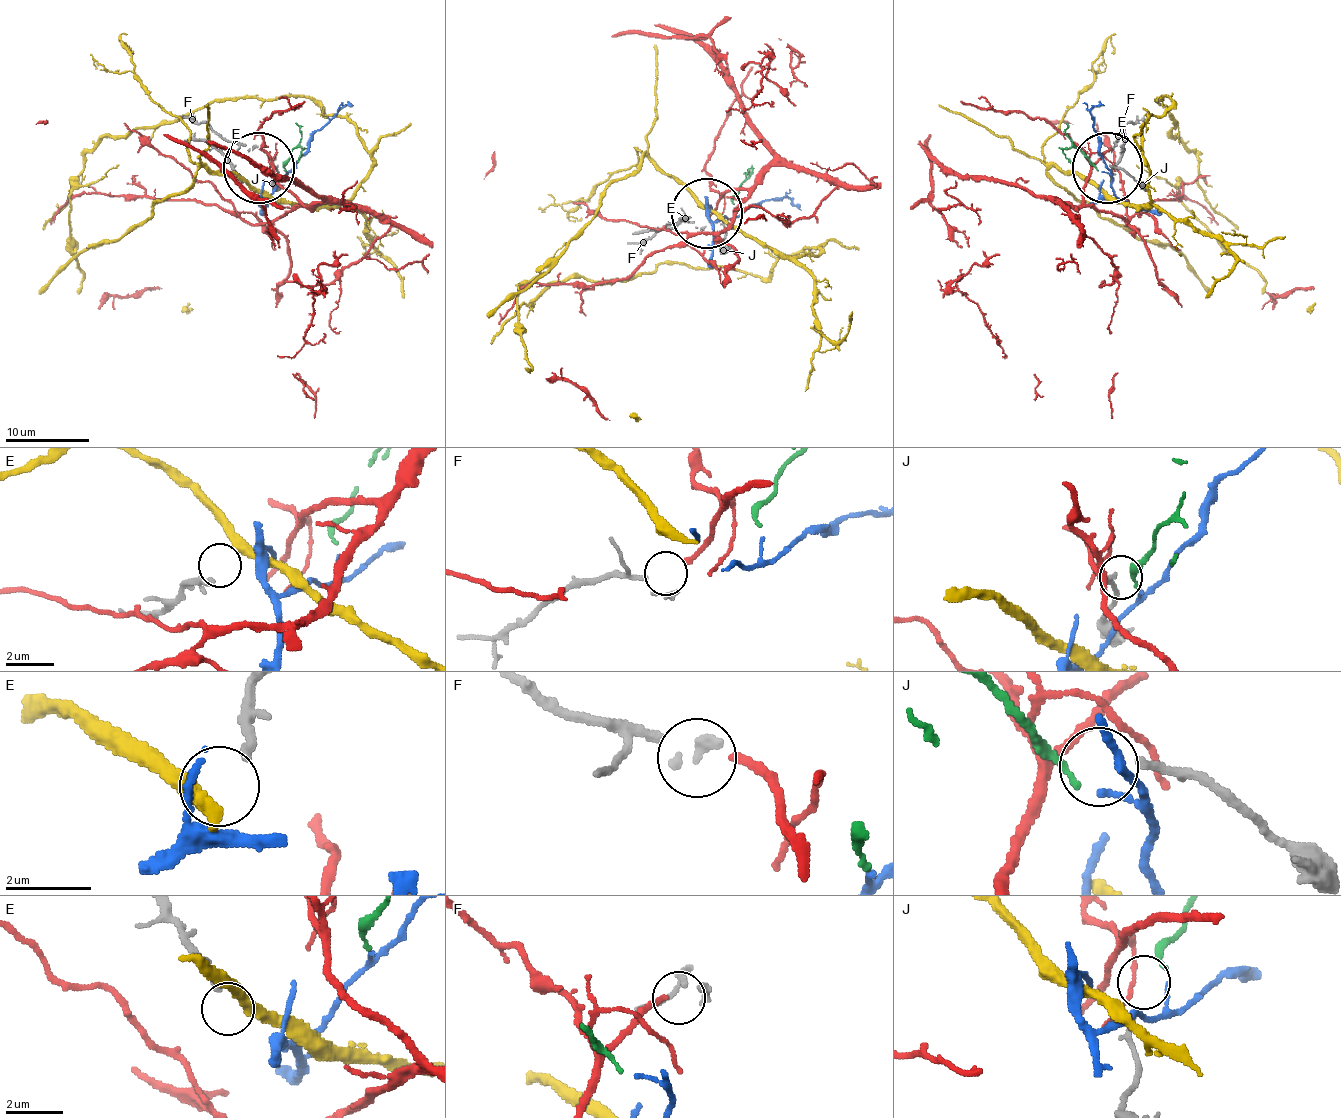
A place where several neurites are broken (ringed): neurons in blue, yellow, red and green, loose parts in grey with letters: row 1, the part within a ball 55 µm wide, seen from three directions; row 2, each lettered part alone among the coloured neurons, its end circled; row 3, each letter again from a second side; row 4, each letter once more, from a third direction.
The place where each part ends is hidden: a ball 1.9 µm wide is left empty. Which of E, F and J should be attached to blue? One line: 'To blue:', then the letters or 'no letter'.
To blue: no letter

